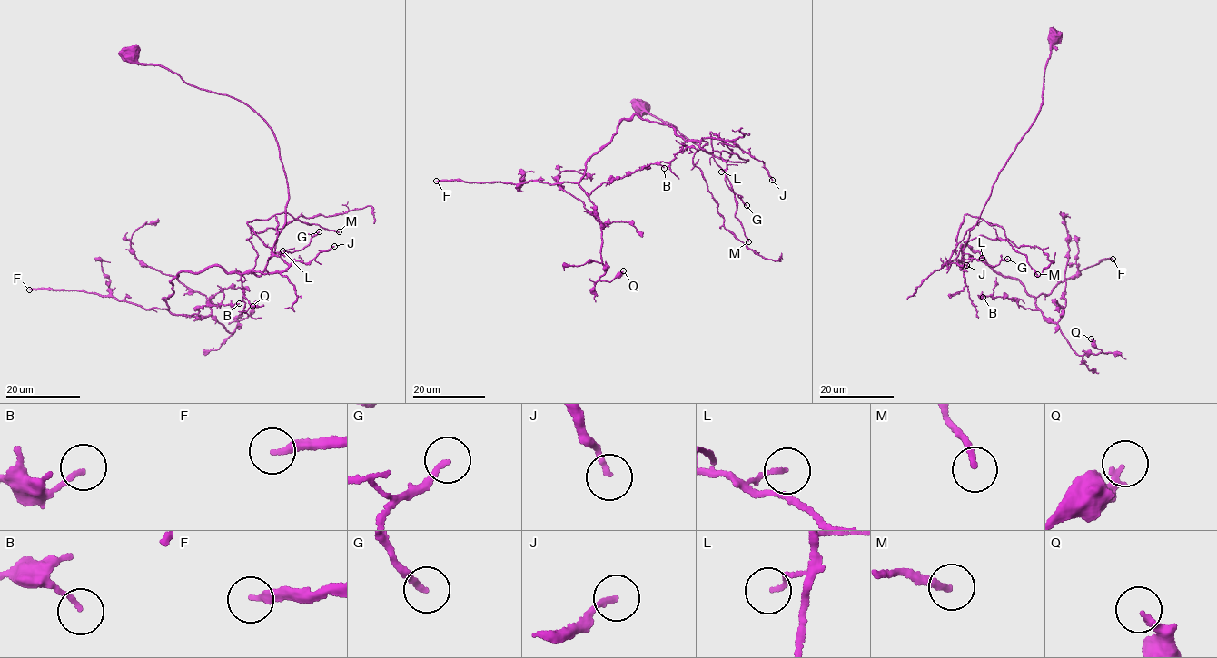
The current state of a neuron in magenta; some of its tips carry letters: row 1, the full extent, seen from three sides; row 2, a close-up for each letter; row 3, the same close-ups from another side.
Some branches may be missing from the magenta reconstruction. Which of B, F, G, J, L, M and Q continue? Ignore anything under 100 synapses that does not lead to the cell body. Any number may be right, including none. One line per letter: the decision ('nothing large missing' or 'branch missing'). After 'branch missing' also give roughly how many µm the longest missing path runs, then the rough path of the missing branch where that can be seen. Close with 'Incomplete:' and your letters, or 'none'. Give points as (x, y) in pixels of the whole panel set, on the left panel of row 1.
B: nothing large missing
F: branch missing | 70 µm
G: nothing large missing
J: nothing large missing
L: nothing large missing
M: nothing large missing
Q: nothing large missing
Incomplete: F

